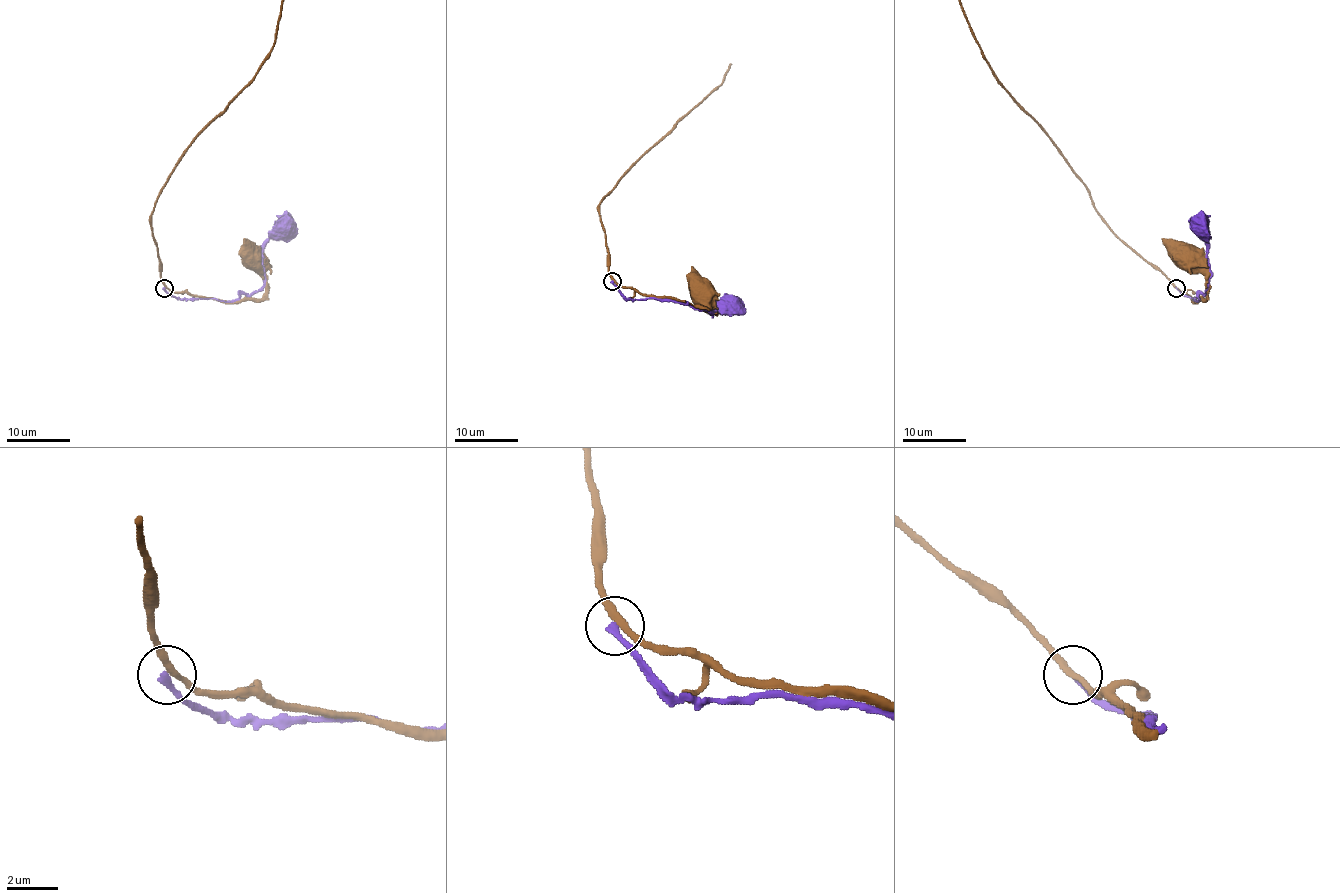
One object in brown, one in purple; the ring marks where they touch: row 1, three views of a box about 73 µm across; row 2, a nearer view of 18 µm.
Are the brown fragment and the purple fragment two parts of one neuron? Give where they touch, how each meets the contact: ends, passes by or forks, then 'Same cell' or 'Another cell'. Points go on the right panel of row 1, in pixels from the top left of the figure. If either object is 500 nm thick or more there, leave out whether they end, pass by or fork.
Place: (1176, 288). At the ring brown passes by. At the ring purple ends. Another cell

